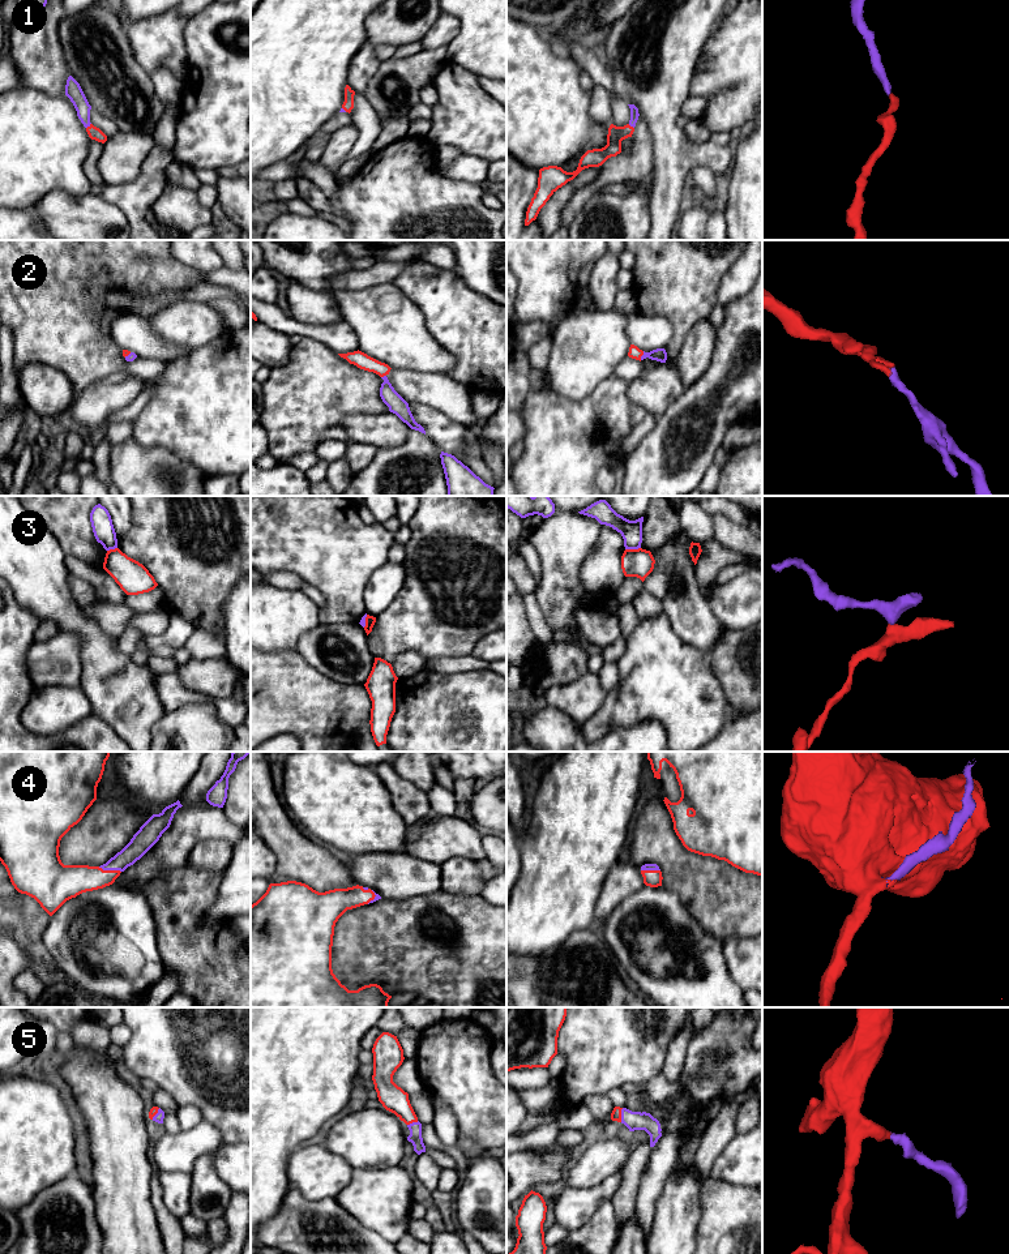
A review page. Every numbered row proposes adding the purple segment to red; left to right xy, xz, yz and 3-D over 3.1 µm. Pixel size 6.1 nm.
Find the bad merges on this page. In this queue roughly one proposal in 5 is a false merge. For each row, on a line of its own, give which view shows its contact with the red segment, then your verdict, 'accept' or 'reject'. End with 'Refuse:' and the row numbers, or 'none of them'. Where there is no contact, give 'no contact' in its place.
1: meets red in xy; accept
2: meets red in yz; accept
3: meets red in yz; reject
4: meets red in xy; accept
5: meets red in yz; accept
Refuse: 3

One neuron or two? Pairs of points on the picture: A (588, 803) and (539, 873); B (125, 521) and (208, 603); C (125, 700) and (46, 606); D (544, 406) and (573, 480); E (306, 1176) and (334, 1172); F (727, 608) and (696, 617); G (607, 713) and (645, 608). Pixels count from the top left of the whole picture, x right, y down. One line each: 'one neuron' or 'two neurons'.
A: one neuron
B: two neurons
C: one neuron
D: one neuron
E: one neuron
F: two neurons
G: two neurons

